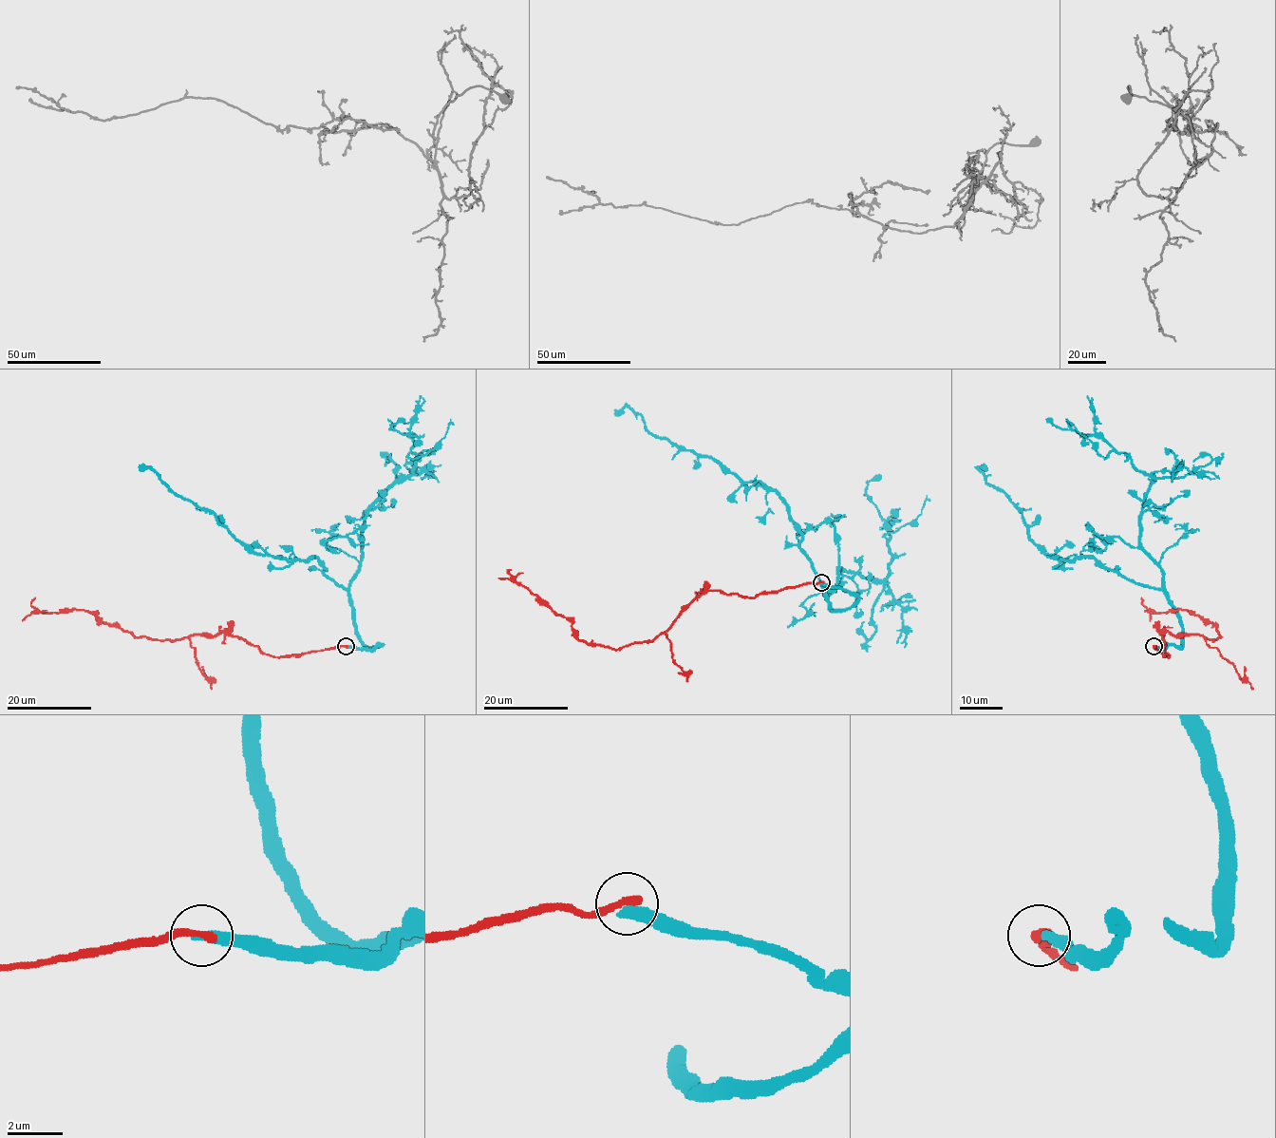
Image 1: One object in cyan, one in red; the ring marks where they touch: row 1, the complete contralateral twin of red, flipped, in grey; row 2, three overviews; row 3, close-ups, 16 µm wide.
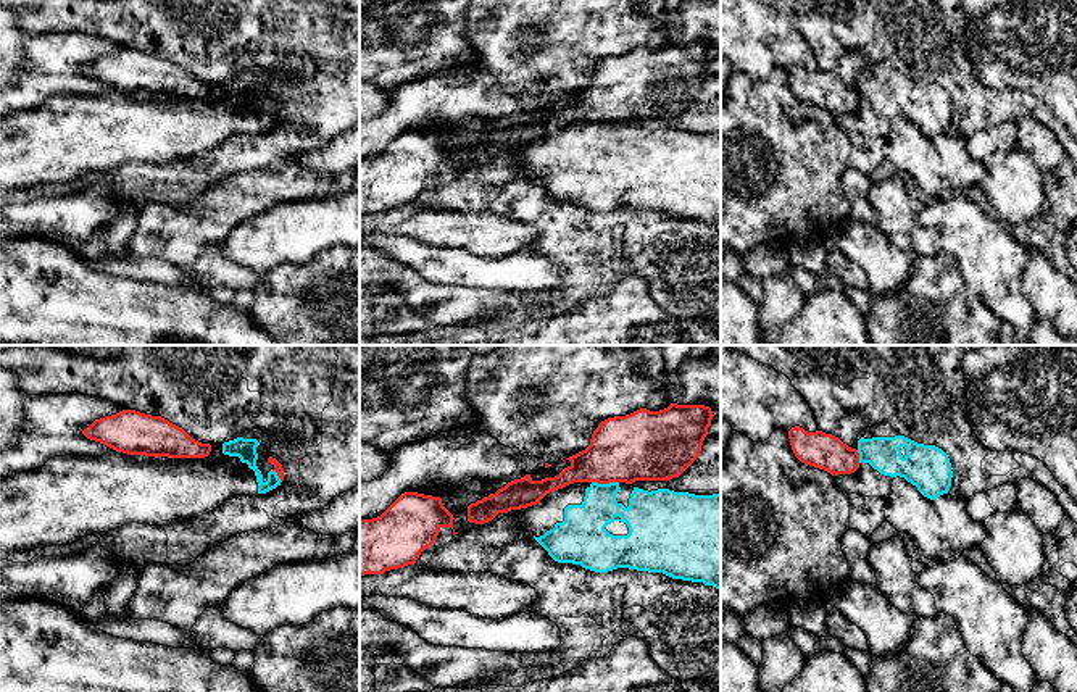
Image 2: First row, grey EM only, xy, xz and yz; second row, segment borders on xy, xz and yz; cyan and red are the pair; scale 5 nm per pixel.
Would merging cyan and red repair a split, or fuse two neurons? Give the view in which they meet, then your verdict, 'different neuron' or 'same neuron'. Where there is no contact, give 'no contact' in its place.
contact in xz; different neuron

